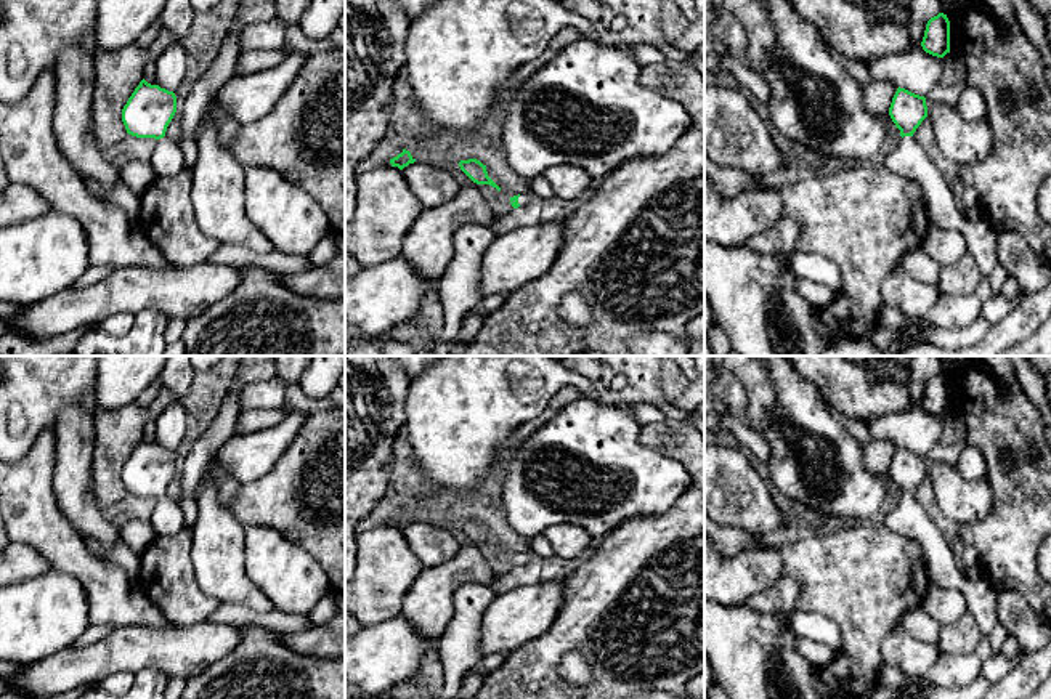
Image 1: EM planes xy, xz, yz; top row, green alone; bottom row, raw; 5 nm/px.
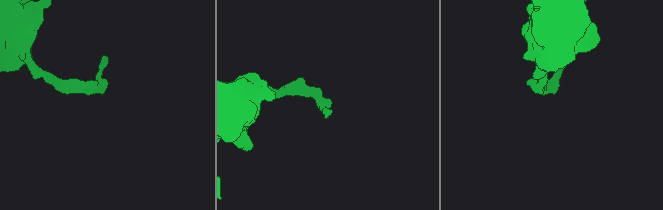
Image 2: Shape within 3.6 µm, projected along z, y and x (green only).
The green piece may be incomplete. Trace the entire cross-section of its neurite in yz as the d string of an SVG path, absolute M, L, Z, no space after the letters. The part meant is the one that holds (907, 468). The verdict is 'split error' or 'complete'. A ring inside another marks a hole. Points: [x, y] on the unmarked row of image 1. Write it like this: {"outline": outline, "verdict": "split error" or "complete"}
{"outline": "M899 446L889 475L902 497L886 516L884 526L919 545L929 579L934 585L961 592L980 630L980 640L969 654L942 654L923 677L907 677L886 662L881 664L878 672L879 686L894 691L911 689L913 699L927 699L927 686L955 688L969 685L993 656L988 636L1000 624L996 617L998 592L987 579L969 580L966 577L964 571L956 566L950 545L913 497L916 487L927 476L926 457Z", "verdict": "split error"}

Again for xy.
{"outline": "M144 438L122 468L122 481L128 494L154 497L157 500L152 516L149 518L157 535L173 535L185 527L183 513L177 500L165 495L175 471L175 452L159 444L151 444Z", "verdict": "split error"}

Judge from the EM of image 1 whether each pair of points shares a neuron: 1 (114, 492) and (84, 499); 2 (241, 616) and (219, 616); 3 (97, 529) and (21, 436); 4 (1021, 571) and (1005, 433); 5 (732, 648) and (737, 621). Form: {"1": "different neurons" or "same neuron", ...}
{"1": "different neurons", "2": "same neuron", "3": "different neurons", "4": "same neuron", "5": "same neuron"}

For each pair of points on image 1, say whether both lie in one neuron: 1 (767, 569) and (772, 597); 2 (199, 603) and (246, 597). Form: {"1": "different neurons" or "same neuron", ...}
{"1": "different neurons", "2": "different neurons"}

